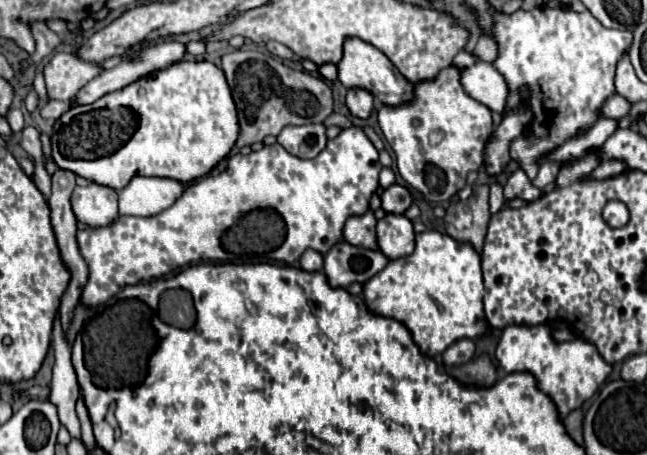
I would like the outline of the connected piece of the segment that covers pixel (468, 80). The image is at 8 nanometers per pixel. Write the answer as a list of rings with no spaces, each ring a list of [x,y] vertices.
[[[477,62],[459,70],[459,82],[467,96],[501,114],[507,100],[507,84],[489,62]]]

